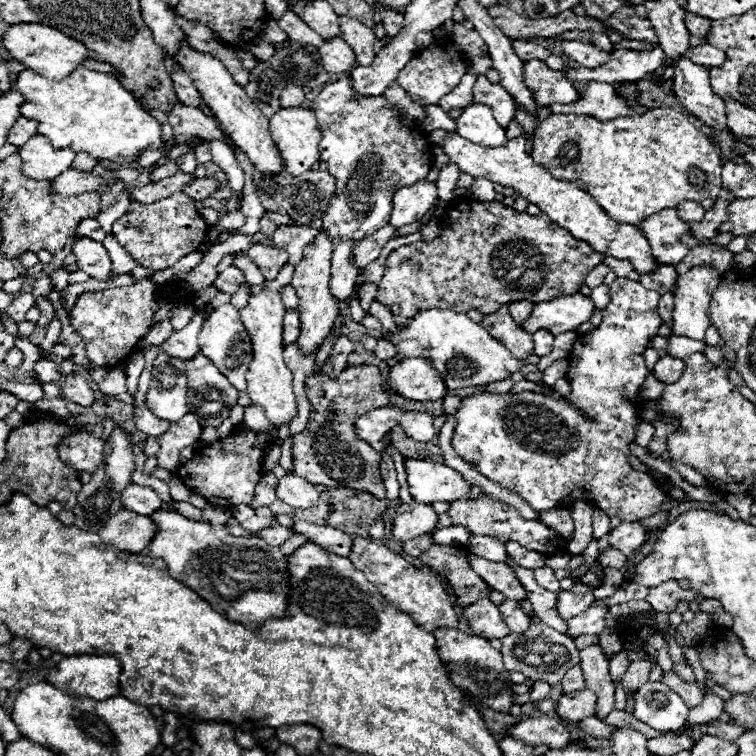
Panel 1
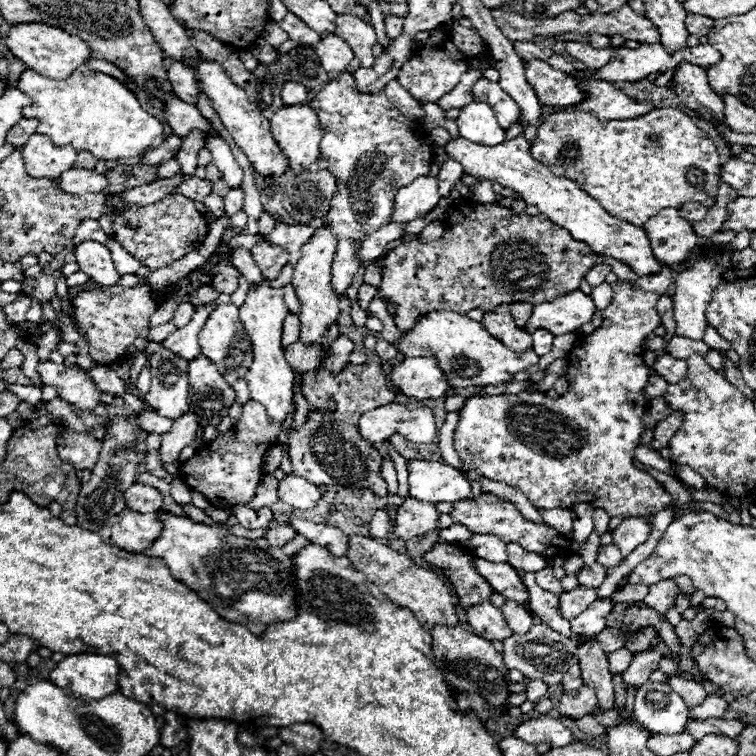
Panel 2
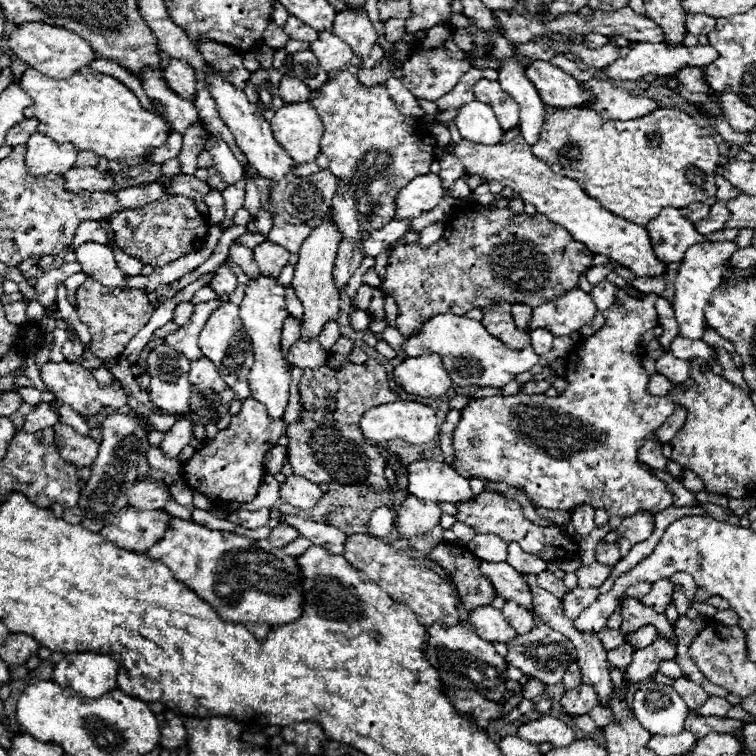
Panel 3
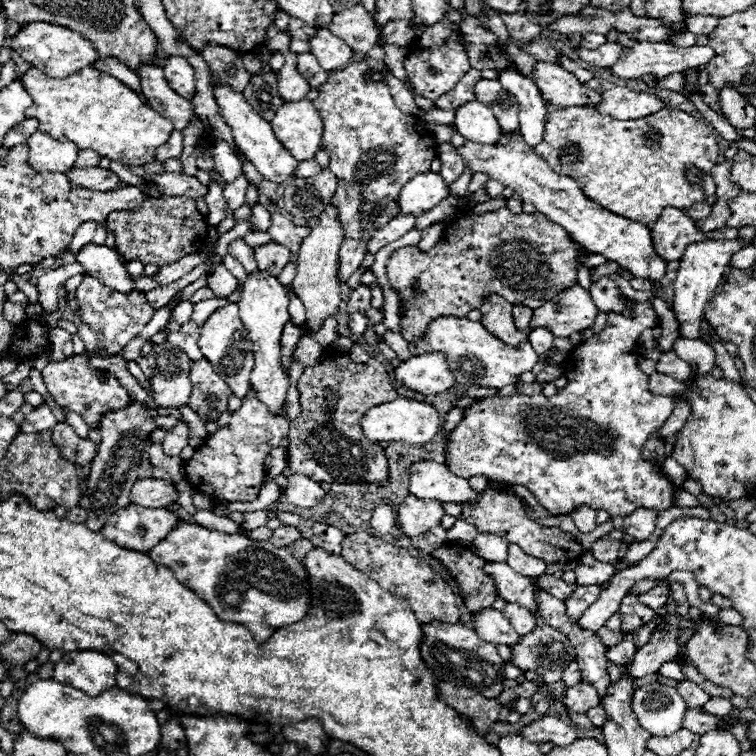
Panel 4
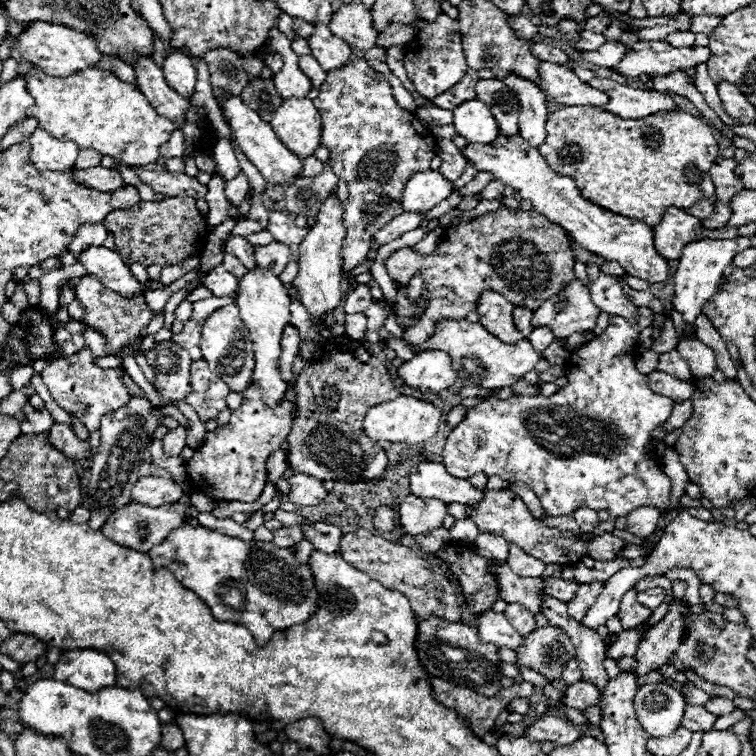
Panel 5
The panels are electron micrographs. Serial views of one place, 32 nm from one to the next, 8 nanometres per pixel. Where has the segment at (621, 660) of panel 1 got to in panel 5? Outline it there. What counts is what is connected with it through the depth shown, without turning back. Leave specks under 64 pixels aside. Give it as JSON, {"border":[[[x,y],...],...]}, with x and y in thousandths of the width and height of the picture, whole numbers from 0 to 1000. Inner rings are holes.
{"border":[[[854,825],[839,831],[839,833],[823,833],[817,839],[817,849],[812,849],[807,857],[804,857],[804,868],[810,873],[817,873],[823,868],[839,868],[841,860],[844,860],[844,847],[847,847],[847,836]]]}

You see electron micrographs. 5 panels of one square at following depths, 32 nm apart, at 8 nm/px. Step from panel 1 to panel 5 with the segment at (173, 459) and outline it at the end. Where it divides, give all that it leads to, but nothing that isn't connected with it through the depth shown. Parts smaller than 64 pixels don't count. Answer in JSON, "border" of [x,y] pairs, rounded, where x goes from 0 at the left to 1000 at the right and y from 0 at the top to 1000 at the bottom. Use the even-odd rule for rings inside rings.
{"border":[[[235,563],[230,569],[222,569],[222,574],[214,582],[220,603],[238,603],[241,593],[246,590],[246,571],[249,569],[243,563]]]}

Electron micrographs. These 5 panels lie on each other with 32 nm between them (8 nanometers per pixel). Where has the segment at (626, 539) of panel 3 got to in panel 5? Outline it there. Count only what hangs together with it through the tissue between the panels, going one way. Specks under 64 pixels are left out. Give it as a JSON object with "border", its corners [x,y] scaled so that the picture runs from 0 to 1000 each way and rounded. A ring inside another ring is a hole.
{"border":[[[849,669],[841,672],[839,677],[833,677],[831,690],[828,690],[828,701],[844,712],[854,712],[868,701],[873,685],[873,675],[862,672],[862,669]]]}

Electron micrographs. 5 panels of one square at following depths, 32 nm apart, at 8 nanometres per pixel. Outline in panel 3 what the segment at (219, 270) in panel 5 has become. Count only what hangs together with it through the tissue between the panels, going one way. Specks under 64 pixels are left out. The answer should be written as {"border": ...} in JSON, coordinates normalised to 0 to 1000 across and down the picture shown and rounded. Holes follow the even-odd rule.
{"border":[[[291,352],[291,354],[283,360],[280,370],[278,370],[278,381],[280,381],[288,392],[294,392],[294,389],[307,389],[307,386],[312,384],[312,378],[315,378],[312,362],[310,362],[304,354],[299,354],[299,352]]]}

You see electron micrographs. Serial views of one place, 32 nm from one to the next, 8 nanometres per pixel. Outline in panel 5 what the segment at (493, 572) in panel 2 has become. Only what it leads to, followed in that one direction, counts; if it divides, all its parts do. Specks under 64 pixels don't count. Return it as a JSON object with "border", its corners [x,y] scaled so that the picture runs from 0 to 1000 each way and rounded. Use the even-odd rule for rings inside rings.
{"border":[[[656,746],[648,751],[653,762],[659,762],[659,780],[661,791],[675,796],[690,799],[701,810],[714,810],[714,786],[717,786],[717,765],[714,767],[696,767],[675,754],[672,746]]]}

